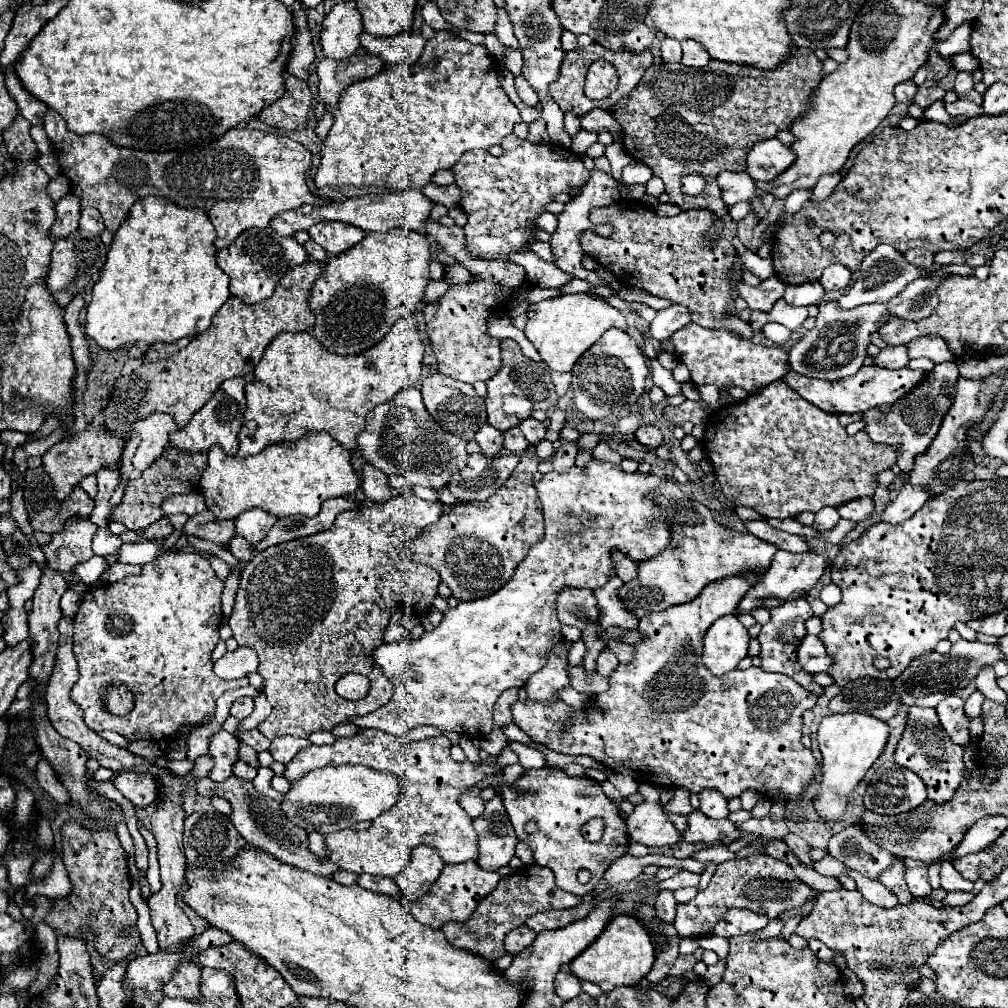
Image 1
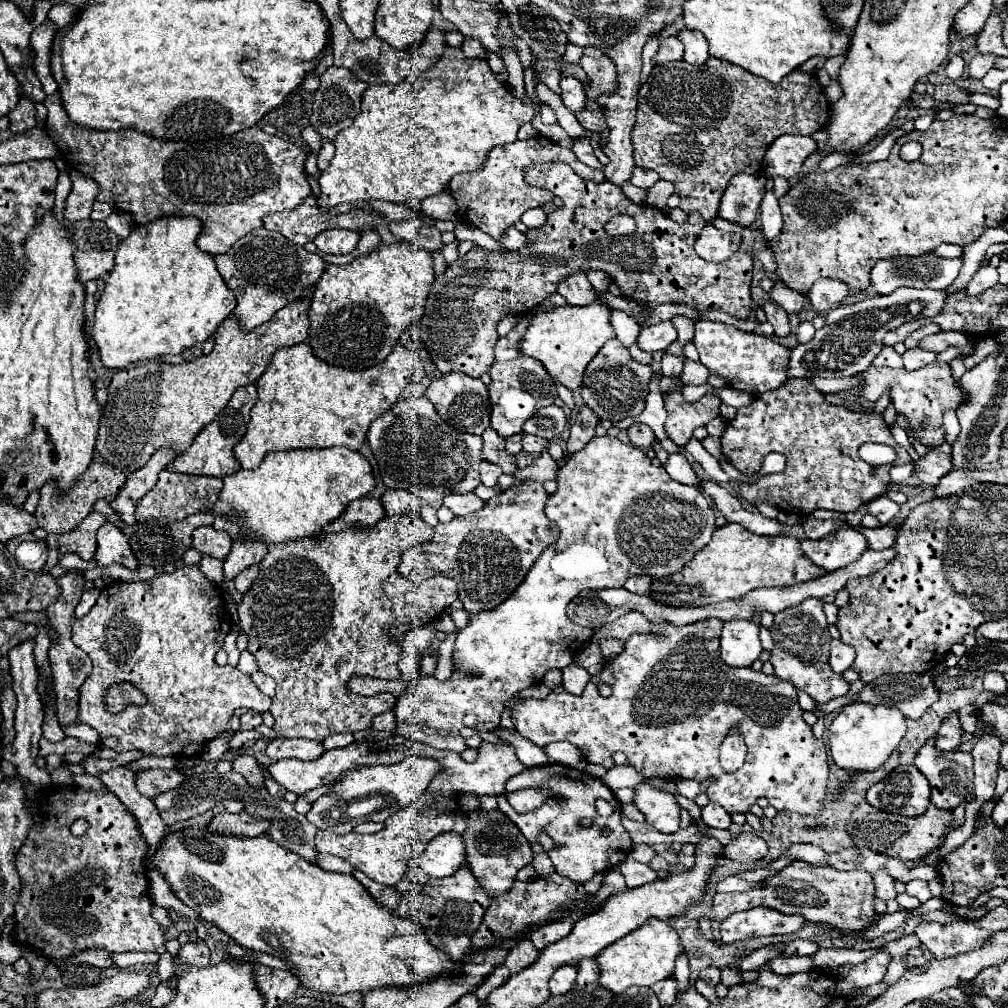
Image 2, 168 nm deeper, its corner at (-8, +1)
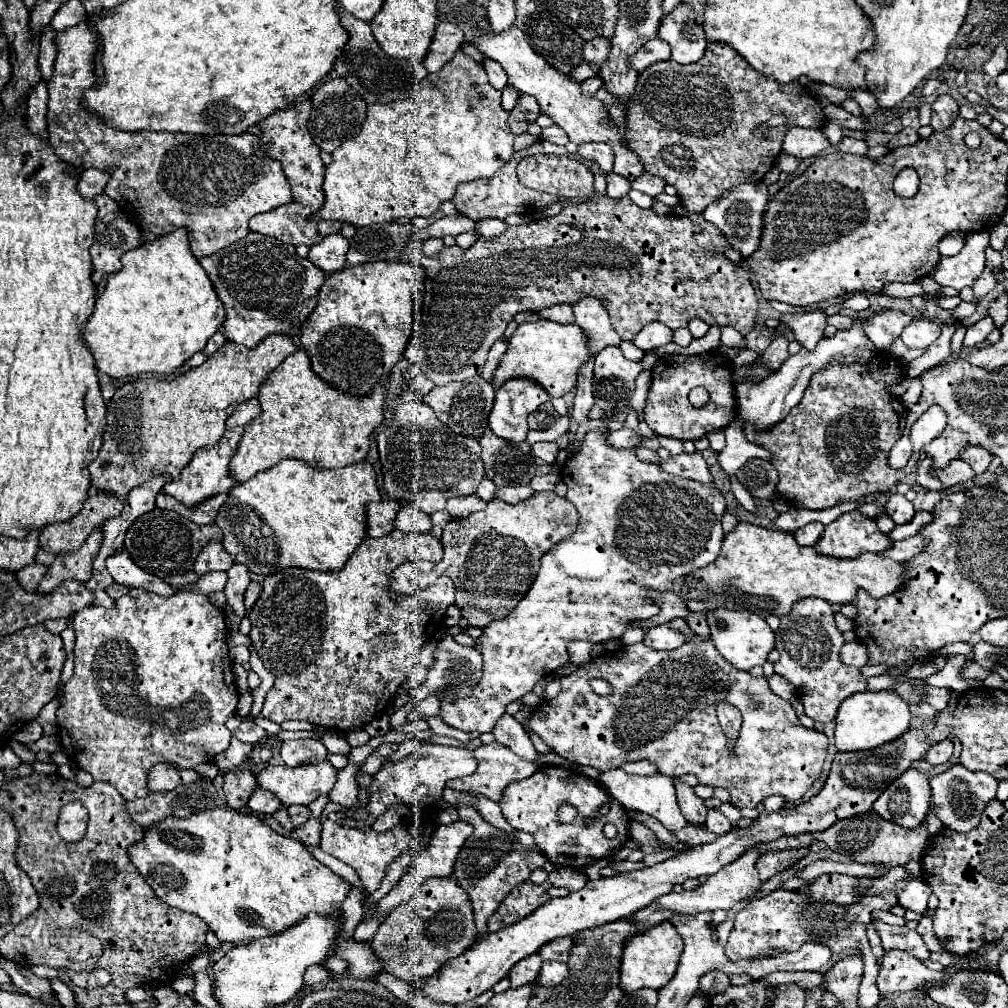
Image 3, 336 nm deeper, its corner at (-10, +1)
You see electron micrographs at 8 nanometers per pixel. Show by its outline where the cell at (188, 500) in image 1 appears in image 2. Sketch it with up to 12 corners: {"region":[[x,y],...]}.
{"region":[[346,447],[270,453],[222,479],[232,541],[318,539],[374,489]]}

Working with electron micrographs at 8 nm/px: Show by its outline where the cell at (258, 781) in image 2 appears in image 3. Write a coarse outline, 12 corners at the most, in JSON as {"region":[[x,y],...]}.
{"region":[[256,785],[248,807],[256,813],[274,813],[280,799]]}

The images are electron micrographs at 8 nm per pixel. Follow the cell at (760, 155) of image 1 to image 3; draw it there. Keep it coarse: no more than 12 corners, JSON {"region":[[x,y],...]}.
{"region":[[788,129],[782,153],[804,161],[828,147],[820,129]]}

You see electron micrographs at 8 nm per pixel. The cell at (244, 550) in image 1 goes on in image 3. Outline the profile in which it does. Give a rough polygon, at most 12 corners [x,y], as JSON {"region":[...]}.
{"region":[[250,581],[246,589],[246,611],[256,603],[262,585],[258,581]]}

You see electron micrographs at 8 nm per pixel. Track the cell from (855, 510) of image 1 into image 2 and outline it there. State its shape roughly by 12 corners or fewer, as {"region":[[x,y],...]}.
{"region":[[886,495],[868,503],[868,511],[888,525],[900,513],[900,505]]}

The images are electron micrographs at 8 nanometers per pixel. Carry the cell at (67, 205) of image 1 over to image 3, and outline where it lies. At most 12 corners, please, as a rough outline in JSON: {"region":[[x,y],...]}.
{"region":[[84,169],[78,181],[78,193],[94,199],[104,191],[108,173]]}

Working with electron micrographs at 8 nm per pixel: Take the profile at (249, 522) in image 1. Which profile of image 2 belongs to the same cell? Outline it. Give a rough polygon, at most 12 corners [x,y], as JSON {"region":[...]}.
{"region":[[234,541],[224,581],[234,581],[266,555],[266,543]]}

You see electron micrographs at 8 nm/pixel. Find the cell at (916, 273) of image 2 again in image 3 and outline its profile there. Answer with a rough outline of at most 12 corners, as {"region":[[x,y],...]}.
{"region":[[988,231],[966,235],[928,277],[958,291],[985,269]]}

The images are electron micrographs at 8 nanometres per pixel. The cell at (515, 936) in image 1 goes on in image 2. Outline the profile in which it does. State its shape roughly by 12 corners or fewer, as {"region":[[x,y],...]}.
{"region":[[530,939],[518,941],[504,965],[510,973],[530,967],[538,949]]}

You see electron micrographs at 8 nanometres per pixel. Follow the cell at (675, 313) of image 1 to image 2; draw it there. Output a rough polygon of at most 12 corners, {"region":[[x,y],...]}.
{"region":[[672,321],[640,329],[642,351],[666,351],[678,337]]}

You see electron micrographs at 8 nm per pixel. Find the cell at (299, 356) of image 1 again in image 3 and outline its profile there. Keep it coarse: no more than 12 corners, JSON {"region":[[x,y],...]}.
{"region":[[308,353],[262,383],[230,461],[248,481],[280,459],[364,461],[388,377],[366,397],[320,379]]}

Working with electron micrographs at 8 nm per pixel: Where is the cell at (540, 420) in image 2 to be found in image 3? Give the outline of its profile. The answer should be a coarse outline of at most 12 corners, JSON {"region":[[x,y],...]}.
{"region":[[542,403],[528,415],[530,429],[550,429],[560,415],[552,403]]}

